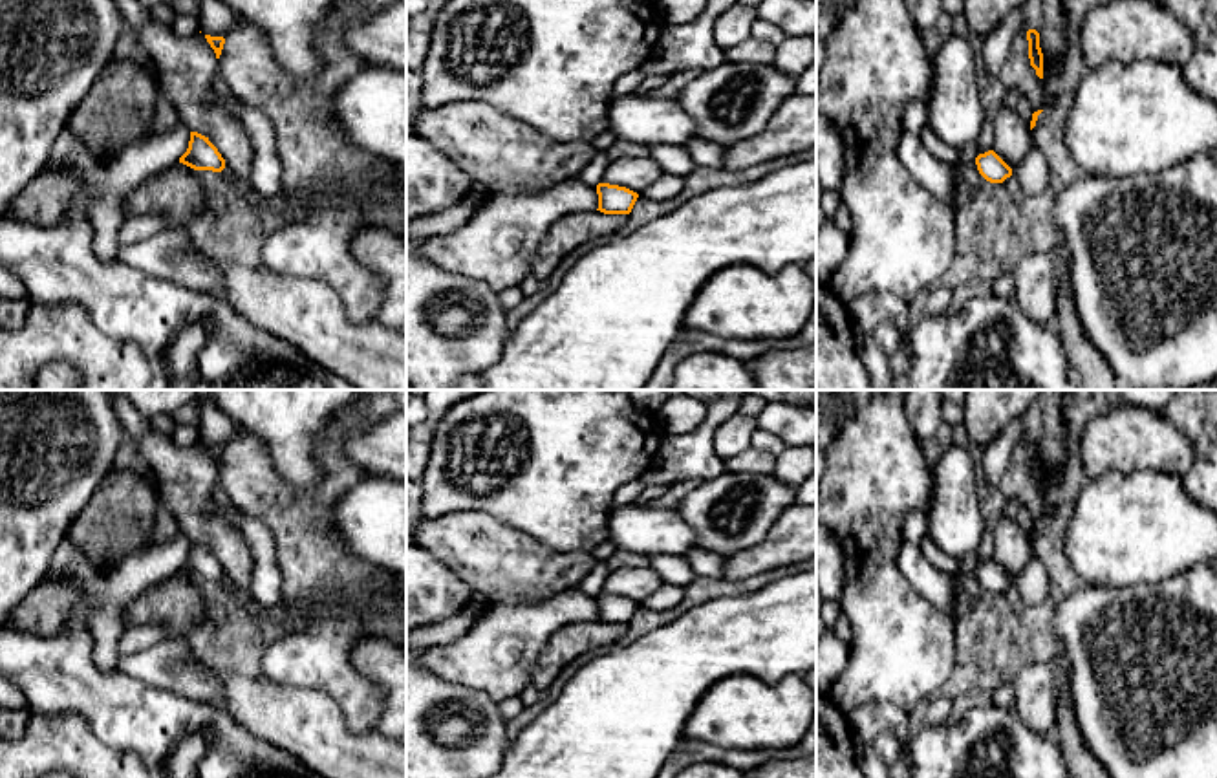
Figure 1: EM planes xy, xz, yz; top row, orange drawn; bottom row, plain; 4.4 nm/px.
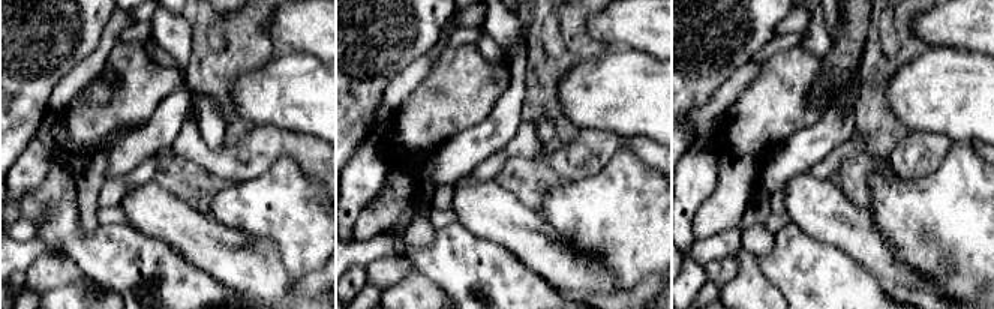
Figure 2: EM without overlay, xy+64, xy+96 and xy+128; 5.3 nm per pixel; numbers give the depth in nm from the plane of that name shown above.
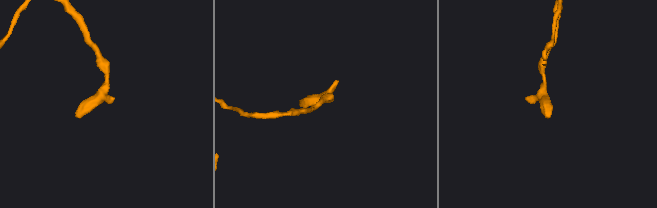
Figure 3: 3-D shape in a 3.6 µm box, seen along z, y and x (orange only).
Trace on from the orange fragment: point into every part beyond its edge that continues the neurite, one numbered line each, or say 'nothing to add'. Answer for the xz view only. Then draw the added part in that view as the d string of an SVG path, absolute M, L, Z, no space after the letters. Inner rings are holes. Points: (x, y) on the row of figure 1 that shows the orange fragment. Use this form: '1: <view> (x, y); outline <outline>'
nothing to add

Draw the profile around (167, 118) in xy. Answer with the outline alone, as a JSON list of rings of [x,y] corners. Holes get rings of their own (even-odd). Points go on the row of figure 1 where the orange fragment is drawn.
[[[163,93],[157,97],[154,123],[156,126],[150,137],[157,134],[168,134],[181,123],[178,108]]]

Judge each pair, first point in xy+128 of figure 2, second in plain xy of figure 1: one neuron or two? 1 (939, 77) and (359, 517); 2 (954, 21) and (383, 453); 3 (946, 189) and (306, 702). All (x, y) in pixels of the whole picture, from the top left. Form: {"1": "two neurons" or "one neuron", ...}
{"1": "one neuron", "2": "one neuron", "3": "two neurons"}

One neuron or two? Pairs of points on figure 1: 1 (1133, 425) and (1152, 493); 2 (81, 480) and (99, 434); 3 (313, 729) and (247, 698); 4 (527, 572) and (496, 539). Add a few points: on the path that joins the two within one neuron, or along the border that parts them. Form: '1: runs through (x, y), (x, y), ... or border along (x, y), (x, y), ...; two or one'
1: border along (1102, 473), (1164, 471), (1179, 478); two
2: runs through (90, 469), (96, 445); one
3: runs through (297, 722), (264, 709); one
4: runs through (520, 564), (502, 546); one

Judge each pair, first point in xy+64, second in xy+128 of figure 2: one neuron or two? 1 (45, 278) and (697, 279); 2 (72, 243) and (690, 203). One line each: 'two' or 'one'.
1: two
2: two

